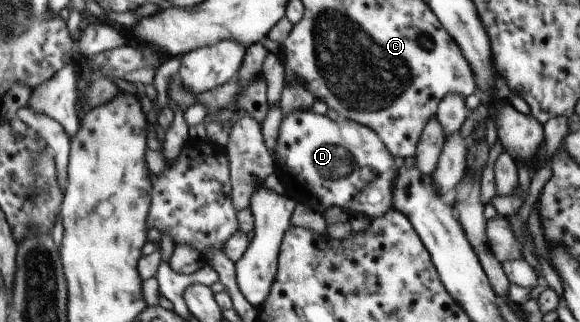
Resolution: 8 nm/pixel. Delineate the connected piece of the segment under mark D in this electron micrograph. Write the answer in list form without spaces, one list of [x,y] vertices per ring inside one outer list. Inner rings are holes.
[[[312,110],[295,111],[283,116],[279,138],[272,150],[275,159],[275,173],[282,183],[283,193],[290,195],[296,202],[303,202],[313,210],[323,214],[329,207],[338,205],[338,193],[350,193],[352,201],[344,201],[346,207],[360,209],[362,216],[382,217],[393,207],[393,185],[397,176],[399,161],[387,150],[378,134],[369,127],[356,121],[338,119],[333,121],[327,116],[314,114]]]

